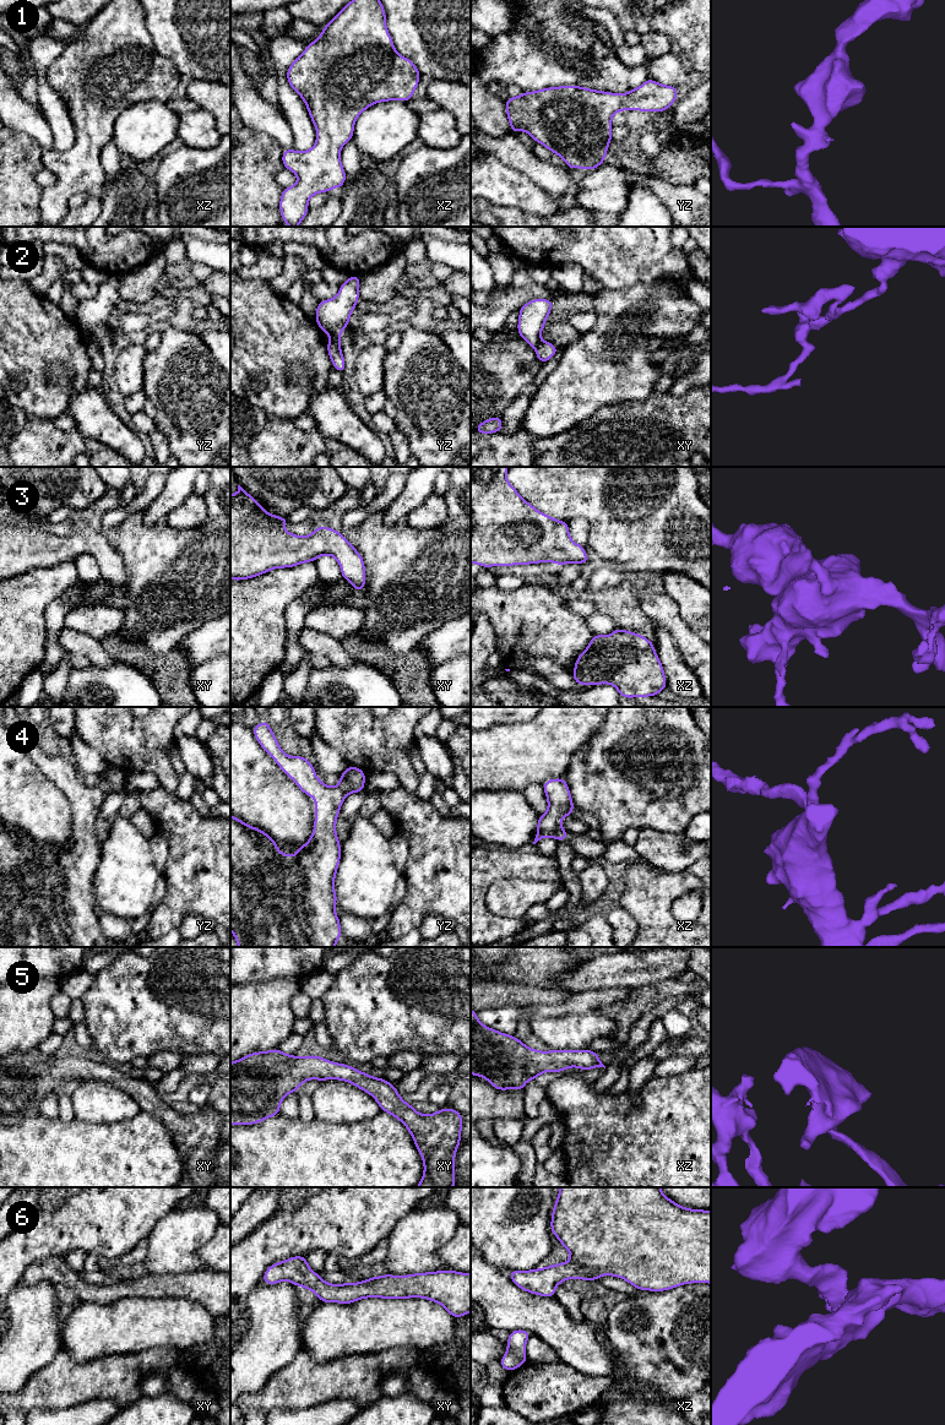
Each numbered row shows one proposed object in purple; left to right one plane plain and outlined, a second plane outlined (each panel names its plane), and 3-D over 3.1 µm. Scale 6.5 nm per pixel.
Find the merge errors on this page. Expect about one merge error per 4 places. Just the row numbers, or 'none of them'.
2

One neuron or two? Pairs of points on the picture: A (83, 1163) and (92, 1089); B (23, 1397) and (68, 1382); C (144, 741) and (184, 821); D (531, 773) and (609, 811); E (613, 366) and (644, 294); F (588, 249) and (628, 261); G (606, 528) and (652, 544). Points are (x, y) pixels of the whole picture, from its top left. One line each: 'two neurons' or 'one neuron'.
A: two neurons
B: one neuron
C: two neurons
D: two neurons
E: one neuron
F: one neuron
G: one neuron

